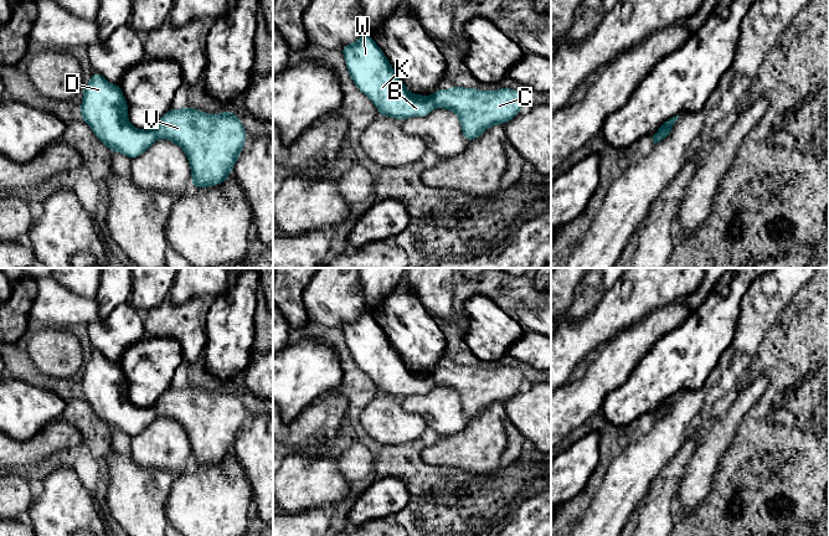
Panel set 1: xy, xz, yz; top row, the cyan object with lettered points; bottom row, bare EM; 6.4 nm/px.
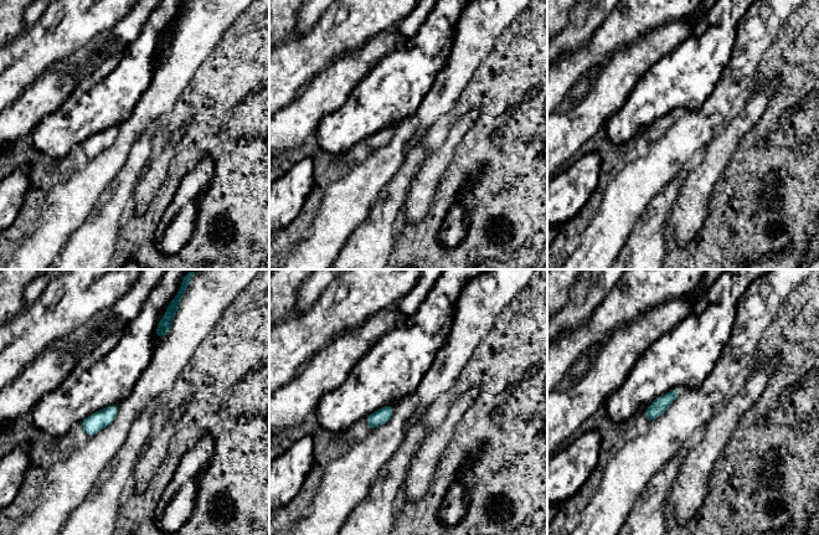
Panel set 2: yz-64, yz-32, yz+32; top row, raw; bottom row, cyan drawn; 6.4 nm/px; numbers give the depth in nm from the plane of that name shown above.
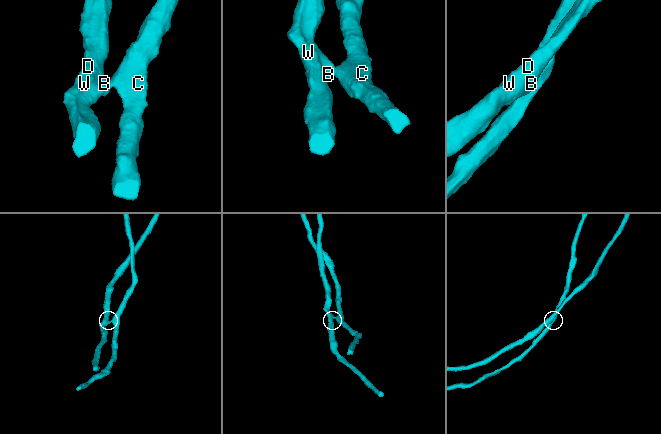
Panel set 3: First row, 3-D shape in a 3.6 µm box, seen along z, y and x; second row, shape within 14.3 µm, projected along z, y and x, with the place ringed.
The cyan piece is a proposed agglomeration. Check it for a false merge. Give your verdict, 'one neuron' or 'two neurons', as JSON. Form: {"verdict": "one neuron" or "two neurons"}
{"verdict": "two neurons"}

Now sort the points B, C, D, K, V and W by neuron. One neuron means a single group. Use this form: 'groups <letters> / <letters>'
groups B D K W / C V

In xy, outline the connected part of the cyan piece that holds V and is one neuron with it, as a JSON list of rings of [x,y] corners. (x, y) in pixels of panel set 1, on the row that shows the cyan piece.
[[[189,105],[184,109],[171,108],[159,119],[154,130],[158,138],[168,139],[184,150],[191,168],[191,186],[196,189],[221,185],[228,177],[244,149],[247,133],[237,114],[232,112],[213,115]]]

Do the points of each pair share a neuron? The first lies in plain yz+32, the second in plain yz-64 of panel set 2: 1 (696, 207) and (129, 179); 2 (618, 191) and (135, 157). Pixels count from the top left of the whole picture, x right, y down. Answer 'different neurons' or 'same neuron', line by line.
1: different neurons
2: different neurons

